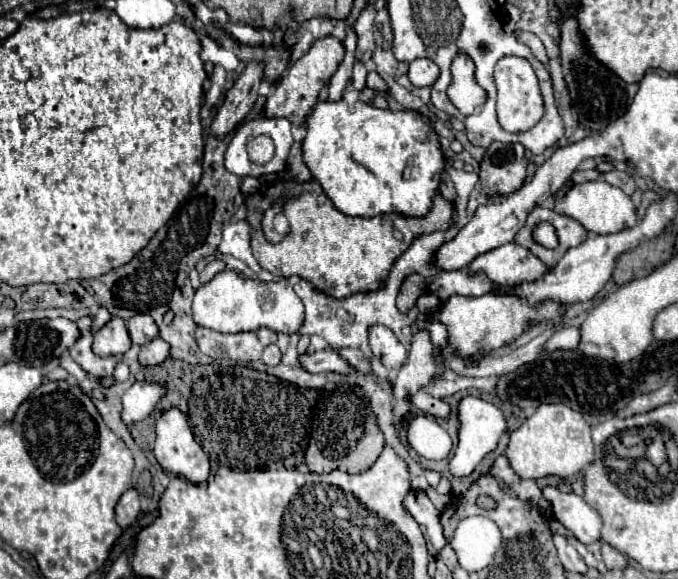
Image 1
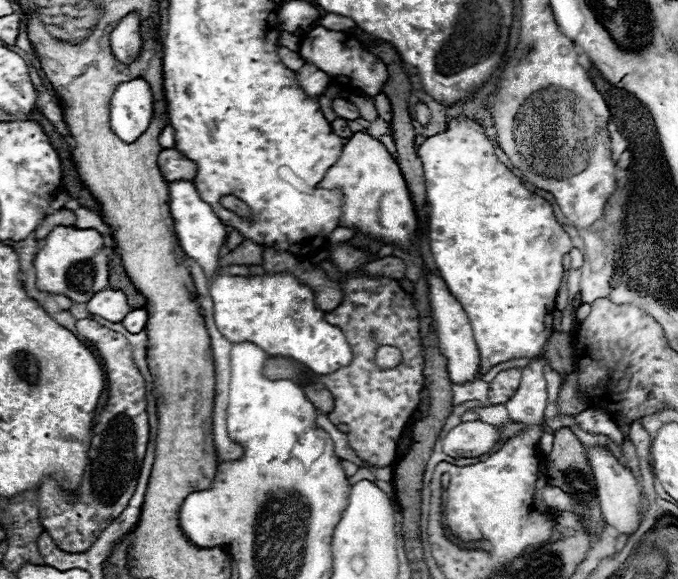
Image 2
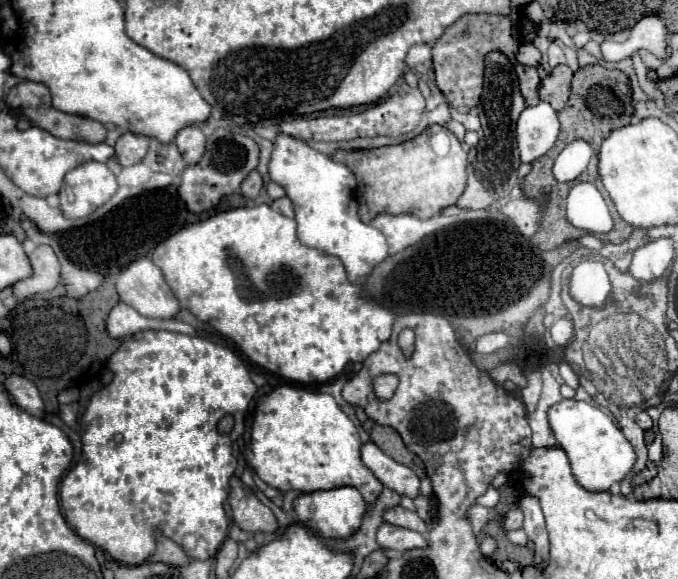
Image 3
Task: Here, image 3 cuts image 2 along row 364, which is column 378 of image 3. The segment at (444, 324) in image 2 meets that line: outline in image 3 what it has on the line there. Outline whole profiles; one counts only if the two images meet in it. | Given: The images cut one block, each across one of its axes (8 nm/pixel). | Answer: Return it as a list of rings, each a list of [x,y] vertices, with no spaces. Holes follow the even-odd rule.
[[[374,442],[362,446],[362,462],[374,472],[374,476],[400,496],[416,498],[420,494],[420,478],[404,464],[392,460]]]

